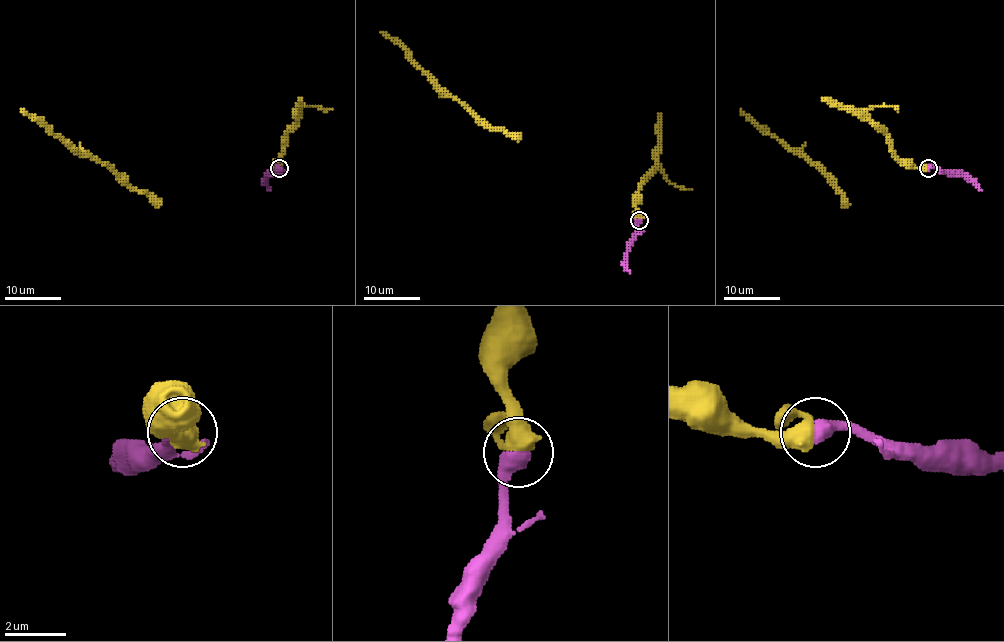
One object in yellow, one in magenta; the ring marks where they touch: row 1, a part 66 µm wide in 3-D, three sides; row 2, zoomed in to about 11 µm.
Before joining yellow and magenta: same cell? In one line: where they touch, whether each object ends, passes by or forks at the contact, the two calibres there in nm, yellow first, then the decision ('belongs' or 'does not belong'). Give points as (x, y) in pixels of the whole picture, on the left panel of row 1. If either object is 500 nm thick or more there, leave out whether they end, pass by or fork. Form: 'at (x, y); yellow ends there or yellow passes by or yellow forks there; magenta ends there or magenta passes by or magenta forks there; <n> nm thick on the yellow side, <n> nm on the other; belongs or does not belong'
at (279, 168); 500 nm thick on the yellow side, 550 nm on the other; belongs

